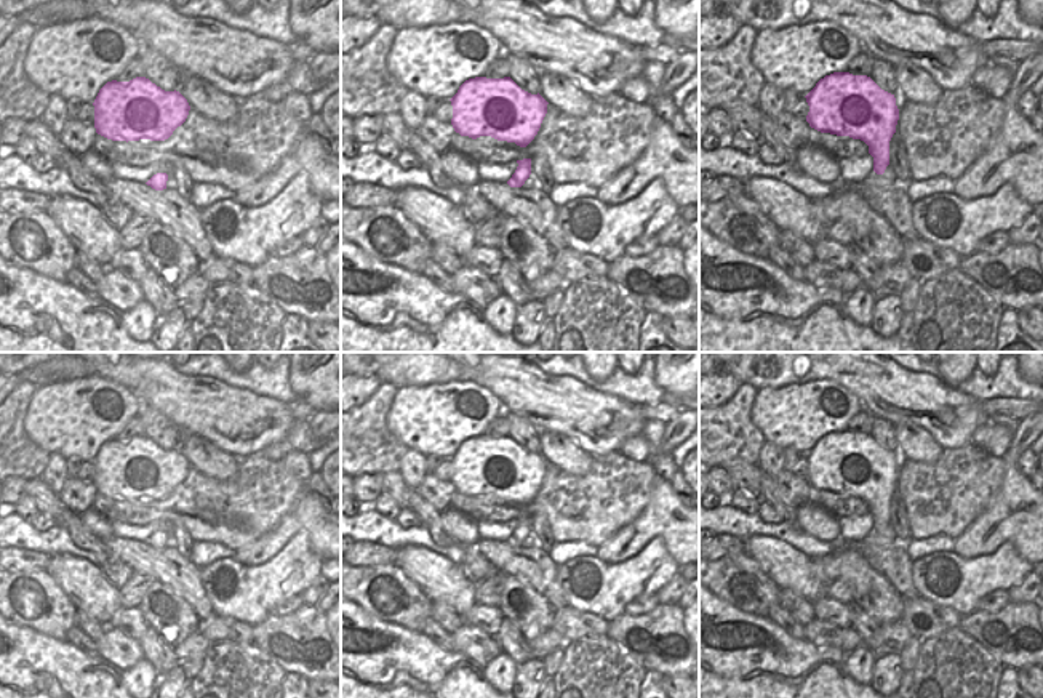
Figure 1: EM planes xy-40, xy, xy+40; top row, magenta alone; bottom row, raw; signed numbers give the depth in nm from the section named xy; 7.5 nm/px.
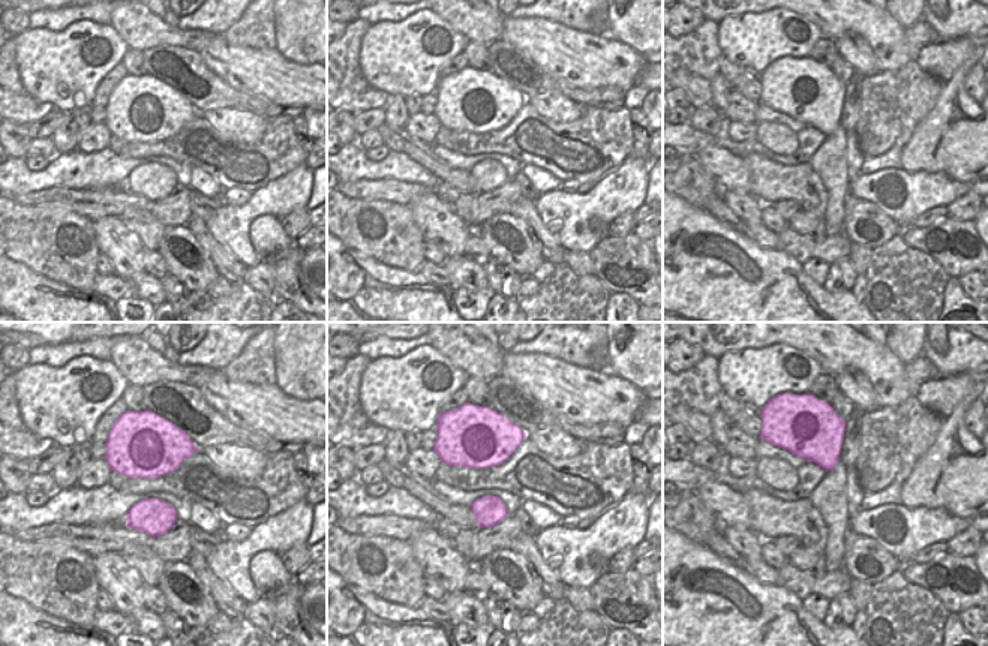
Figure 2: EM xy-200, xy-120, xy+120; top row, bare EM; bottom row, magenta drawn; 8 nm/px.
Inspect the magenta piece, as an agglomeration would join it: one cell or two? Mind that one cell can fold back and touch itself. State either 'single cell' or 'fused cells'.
single cell

